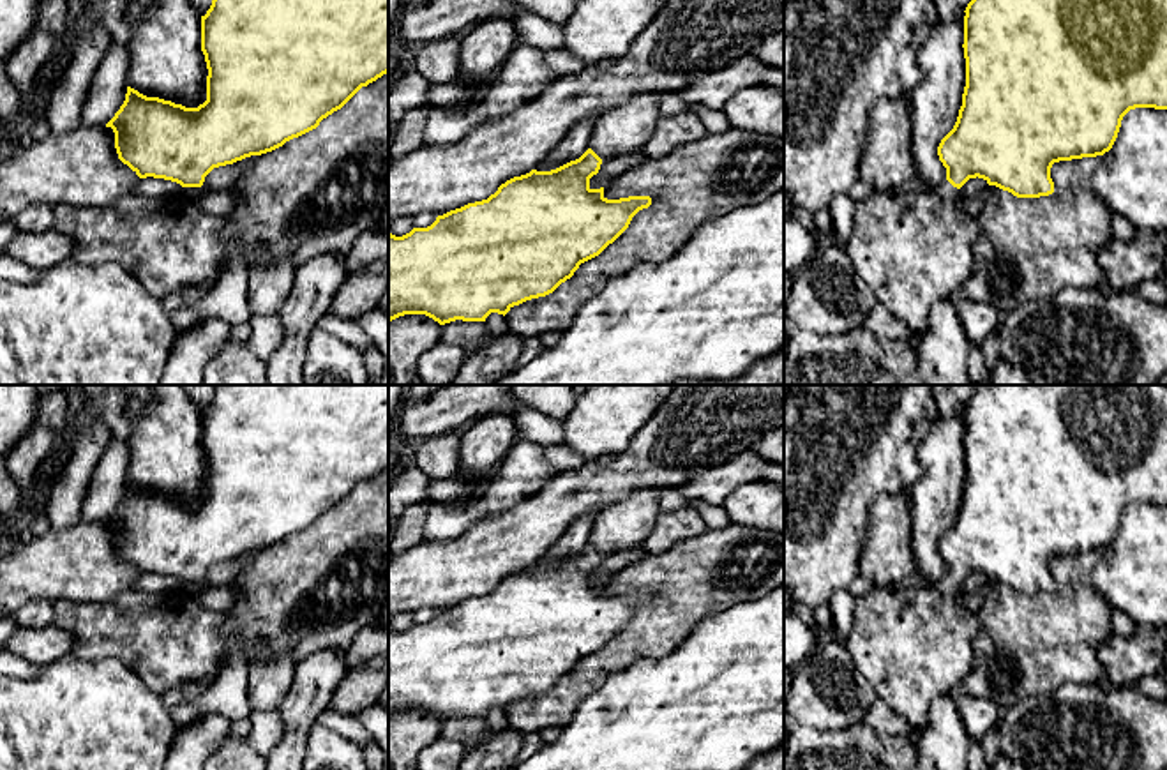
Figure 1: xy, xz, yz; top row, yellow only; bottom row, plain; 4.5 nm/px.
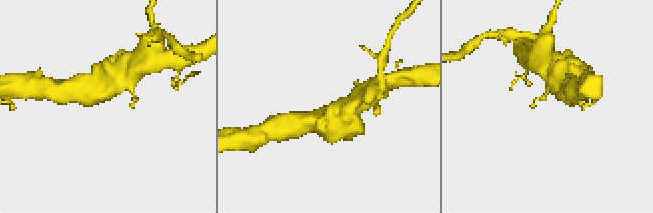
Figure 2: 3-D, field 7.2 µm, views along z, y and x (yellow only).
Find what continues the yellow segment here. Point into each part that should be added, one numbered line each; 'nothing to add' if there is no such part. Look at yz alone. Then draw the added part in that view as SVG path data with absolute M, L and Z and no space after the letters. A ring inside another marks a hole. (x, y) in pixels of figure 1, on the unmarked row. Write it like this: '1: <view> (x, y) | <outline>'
1: yz (945, 585) | M943 576L934 588L946 597L957 597L960 593L960 585L953 583L948 576Z

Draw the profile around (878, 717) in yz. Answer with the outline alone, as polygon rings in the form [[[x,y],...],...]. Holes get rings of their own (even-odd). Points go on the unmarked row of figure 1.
[[[879,699],[863,715],[862,724],[883,735],[906,735],[909,731],[907,722],[902,717],[892,713]]]

